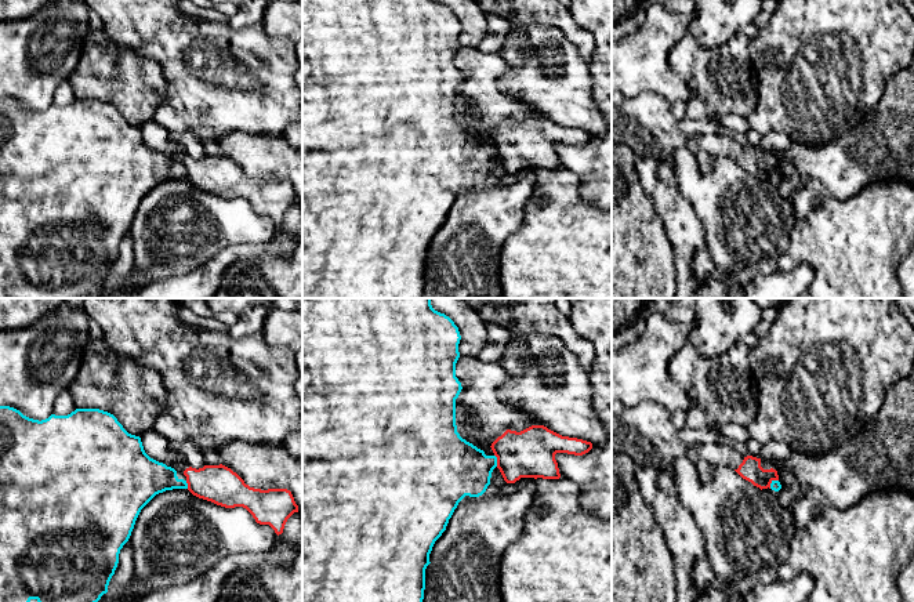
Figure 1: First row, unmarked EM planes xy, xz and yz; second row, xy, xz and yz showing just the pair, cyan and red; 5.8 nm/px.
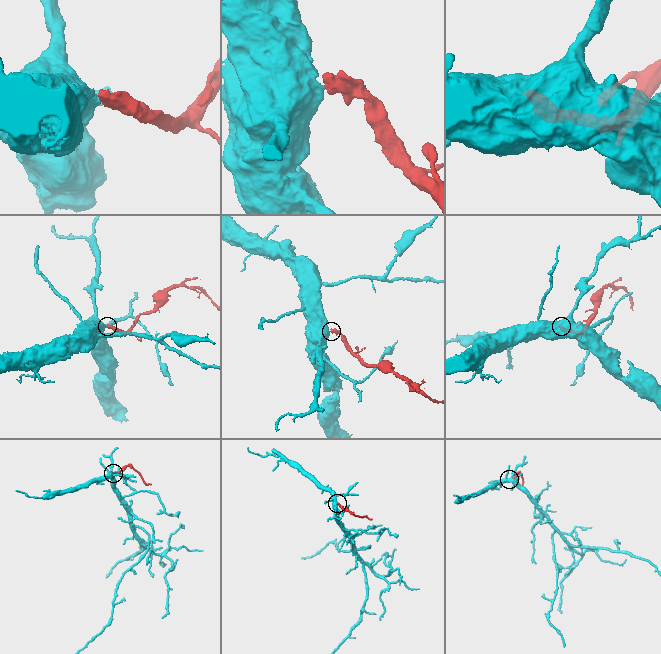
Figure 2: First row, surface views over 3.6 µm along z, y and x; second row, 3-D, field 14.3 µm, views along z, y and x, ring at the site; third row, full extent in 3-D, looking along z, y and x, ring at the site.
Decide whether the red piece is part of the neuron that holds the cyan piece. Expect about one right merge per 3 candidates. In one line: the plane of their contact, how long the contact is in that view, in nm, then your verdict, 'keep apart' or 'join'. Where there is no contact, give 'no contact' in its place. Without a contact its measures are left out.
contact in xz; length 70 nm; keep apart

